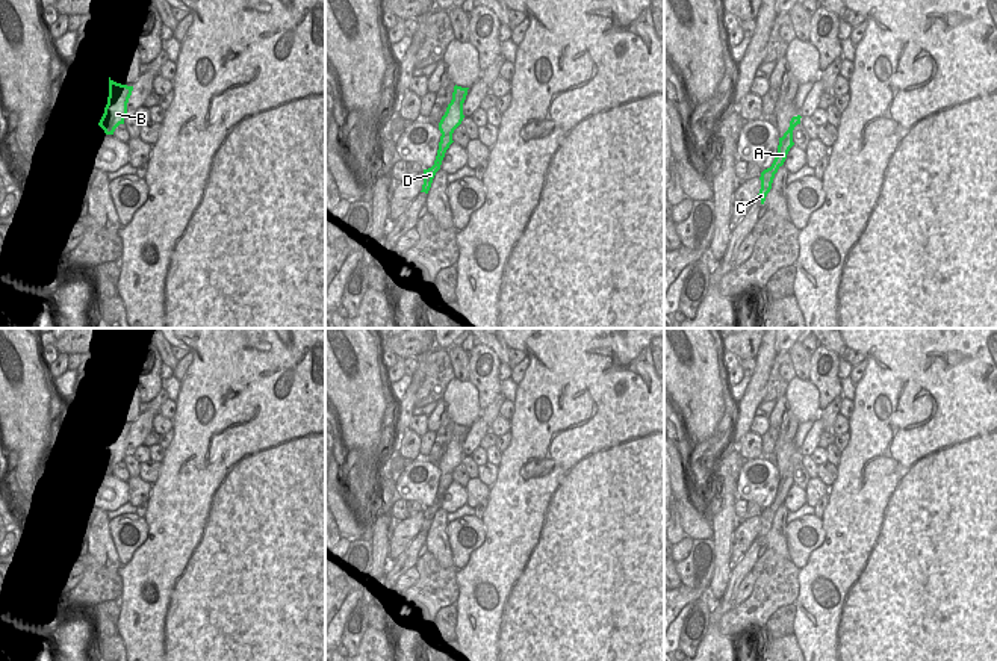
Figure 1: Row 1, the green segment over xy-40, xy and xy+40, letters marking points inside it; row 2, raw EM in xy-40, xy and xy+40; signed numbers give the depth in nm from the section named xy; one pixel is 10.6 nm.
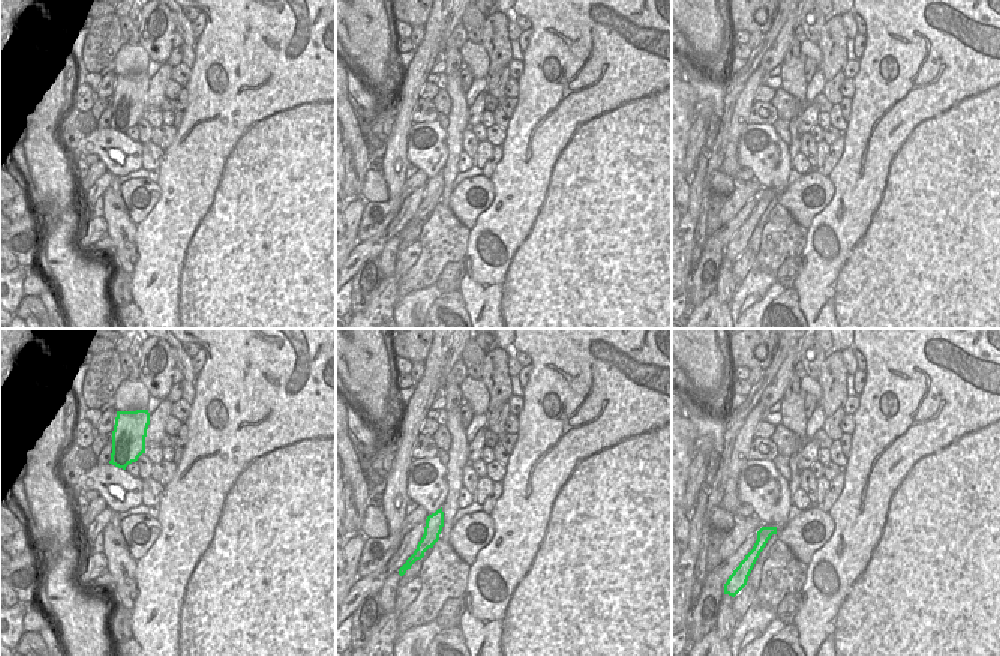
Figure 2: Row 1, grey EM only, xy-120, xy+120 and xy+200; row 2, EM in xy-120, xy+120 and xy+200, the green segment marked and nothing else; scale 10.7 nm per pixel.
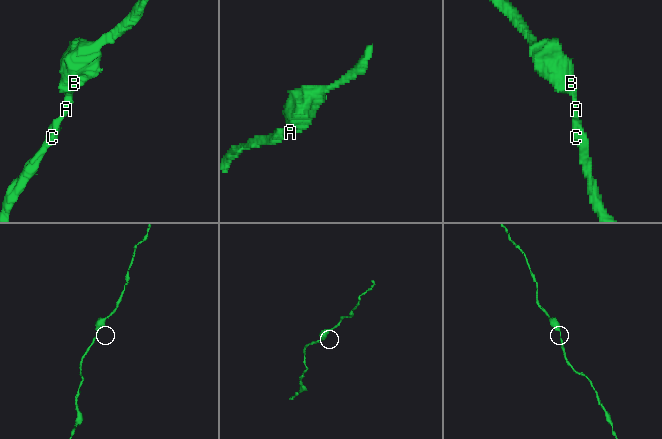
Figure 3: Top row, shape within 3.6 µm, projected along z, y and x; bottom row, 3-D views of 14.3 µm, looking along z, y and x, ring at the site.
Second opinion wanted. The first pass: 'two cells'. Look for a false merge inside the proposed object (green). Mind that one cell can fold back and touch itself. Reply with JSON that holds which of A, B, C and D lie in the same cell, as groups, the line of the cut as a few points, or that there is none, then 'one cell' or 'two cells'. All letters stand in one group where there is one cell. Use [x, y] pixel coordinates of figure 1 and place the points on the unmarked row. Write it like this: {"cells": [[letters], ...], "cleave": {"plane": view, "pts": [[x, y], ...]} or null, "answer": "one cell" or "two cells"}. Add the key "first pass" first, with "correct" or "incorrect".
{"first pass": "incorrect", "cells": [["A", "B", "C", "D"]], "cleave": null, "answer": "one cell"}

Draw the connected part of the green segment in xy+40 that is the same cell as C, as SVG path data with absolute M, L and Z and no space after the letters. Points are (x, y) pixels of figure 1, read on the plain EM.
M800 454L791 457L788 469L784 472L782 476L779 476L778 492L776 492L776 496L775 496L772 505L761 511L761 516L759 516L761 528L759 528L759 532L756 537L761 540L761 543L764 543L766 535L772 528L775 513L784 504L790 487L794 484L793 469L797 463L800 463L800 457L802 457Z

